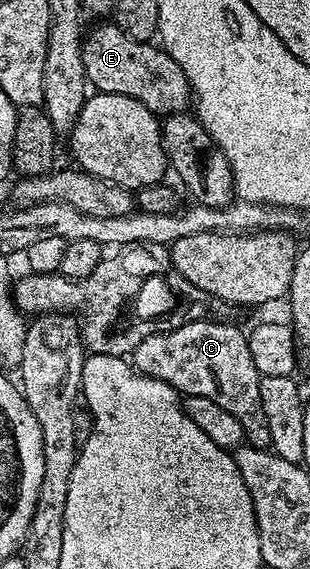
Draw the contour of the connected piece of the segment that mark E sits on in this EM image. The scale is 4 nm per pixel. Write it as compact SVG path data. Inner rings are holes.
M107 23L91 33L89 30L83 38L82 58L87 82L97 92L128 95L128 99L144 103L144 107L159 115L184 113L191 108L192 90L180 63L157 44L124 35L116 24Z

